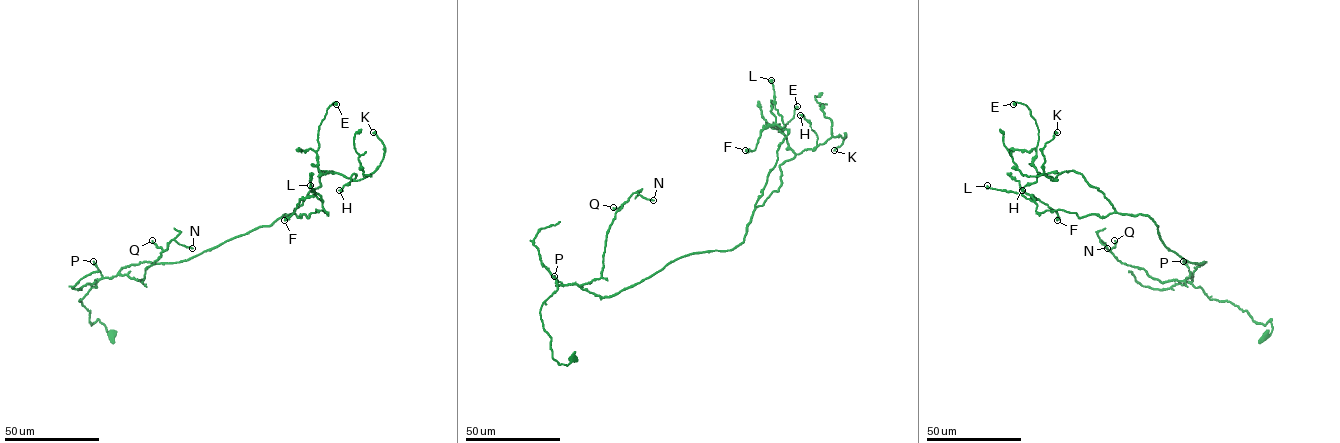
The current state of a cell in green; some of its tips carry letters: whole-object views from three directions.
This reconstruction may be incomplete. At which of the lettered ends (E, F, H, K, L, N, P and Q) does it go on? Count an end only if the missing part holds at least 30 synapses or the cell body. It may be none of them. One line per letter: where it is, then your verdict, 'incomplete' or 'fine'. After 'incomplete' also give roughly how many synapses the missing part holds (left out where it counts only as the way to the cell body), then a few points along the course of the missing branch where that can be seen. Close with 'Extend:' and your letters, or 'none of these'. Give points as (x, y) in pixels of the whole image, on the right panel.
E: place (1013, 104); fine
F: place (1057, 220); fine
H: place (1022, 190); fine
K: place (1057, 132); fine
L: place (987, 185); fine
N: place (1107, 248); fine
P: place (1183, 261); fine
Q: place (1114, 240); fine
Extend: none of these

